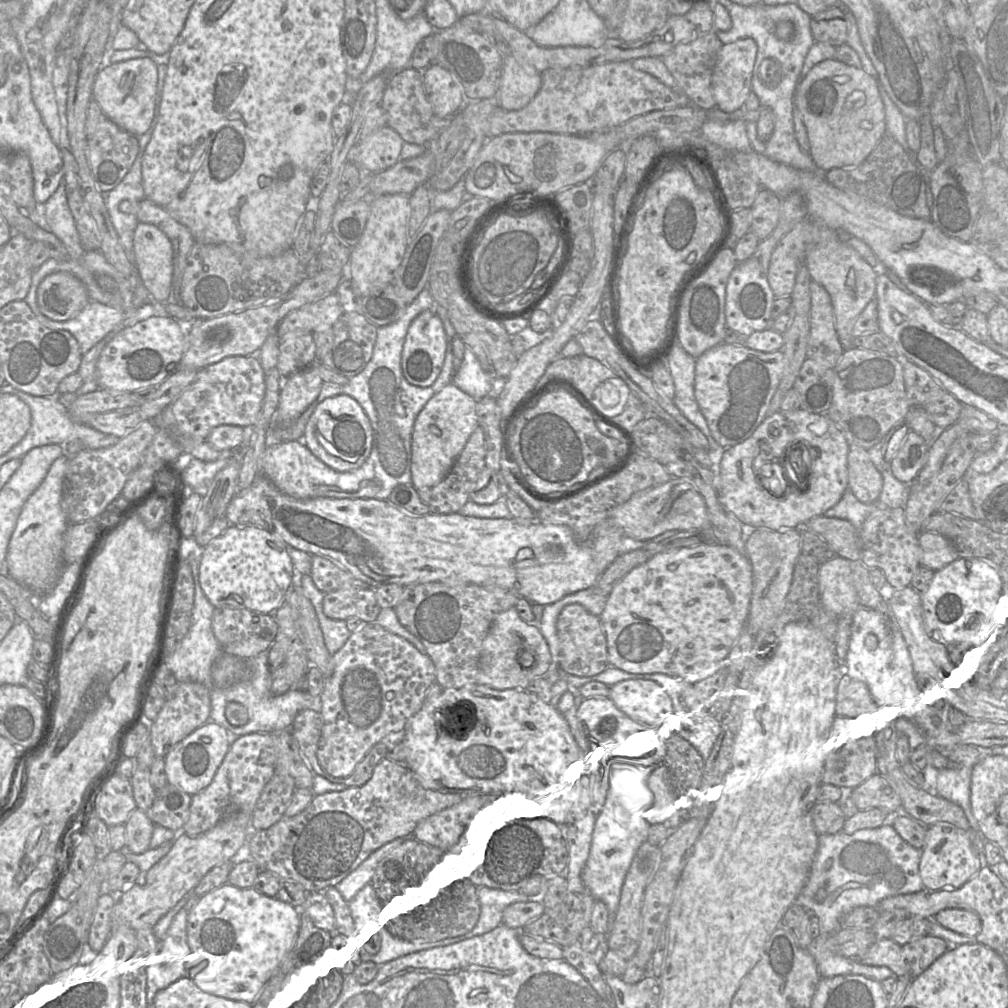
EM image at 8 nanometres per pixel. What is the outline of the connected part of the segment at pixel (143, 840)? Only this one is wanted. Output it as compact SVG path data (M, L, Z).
M134 809L124 825L127 850L134 854L141 854L150 849L155 824L145 811Z

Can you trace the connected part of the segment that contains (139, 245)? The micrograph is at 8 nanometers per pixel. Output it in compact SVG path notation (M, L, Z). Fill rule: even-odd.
M139 222L133 236L134 266L143 285L153 299L163 303L170 300L173 276L173 248L168 237L155 225Z

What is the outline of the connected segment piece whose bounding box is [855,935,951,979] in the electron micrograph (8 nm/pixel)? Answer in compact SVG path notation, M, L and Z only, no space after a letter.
M931 935L902 945L891 938L877 939L864 955L855 959L870 966L888 967L898 977L914 979L950 947L944 939Z

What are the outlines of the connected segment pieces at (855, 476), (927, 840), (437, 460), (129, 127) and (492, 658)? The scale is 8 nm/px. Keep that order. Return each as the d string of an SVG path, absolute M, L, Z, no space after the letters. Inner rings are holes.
M850 446L848 453L848 489L862 503L877 501L883 489L883 477L873 465L868 450Z
M937 822L926 827L919 863L919 874L925 888L929 890L959 888L975 876L981 867L979 854L968 832L947 822Z
M451 382L435 393L419 412L411 438L412 485L417 490L432 488L450 472L470 435L479 426L476 404L475 398Z
M149 57L129 59L101 68L92 89L92 98L106 116L121 129L139 137L155 126L157 116L157 64Z
M515 607L501 612L493 621L482 643L479 684L502 692L536 694L541 681L557 681L559 666L540 628L522 620Z

